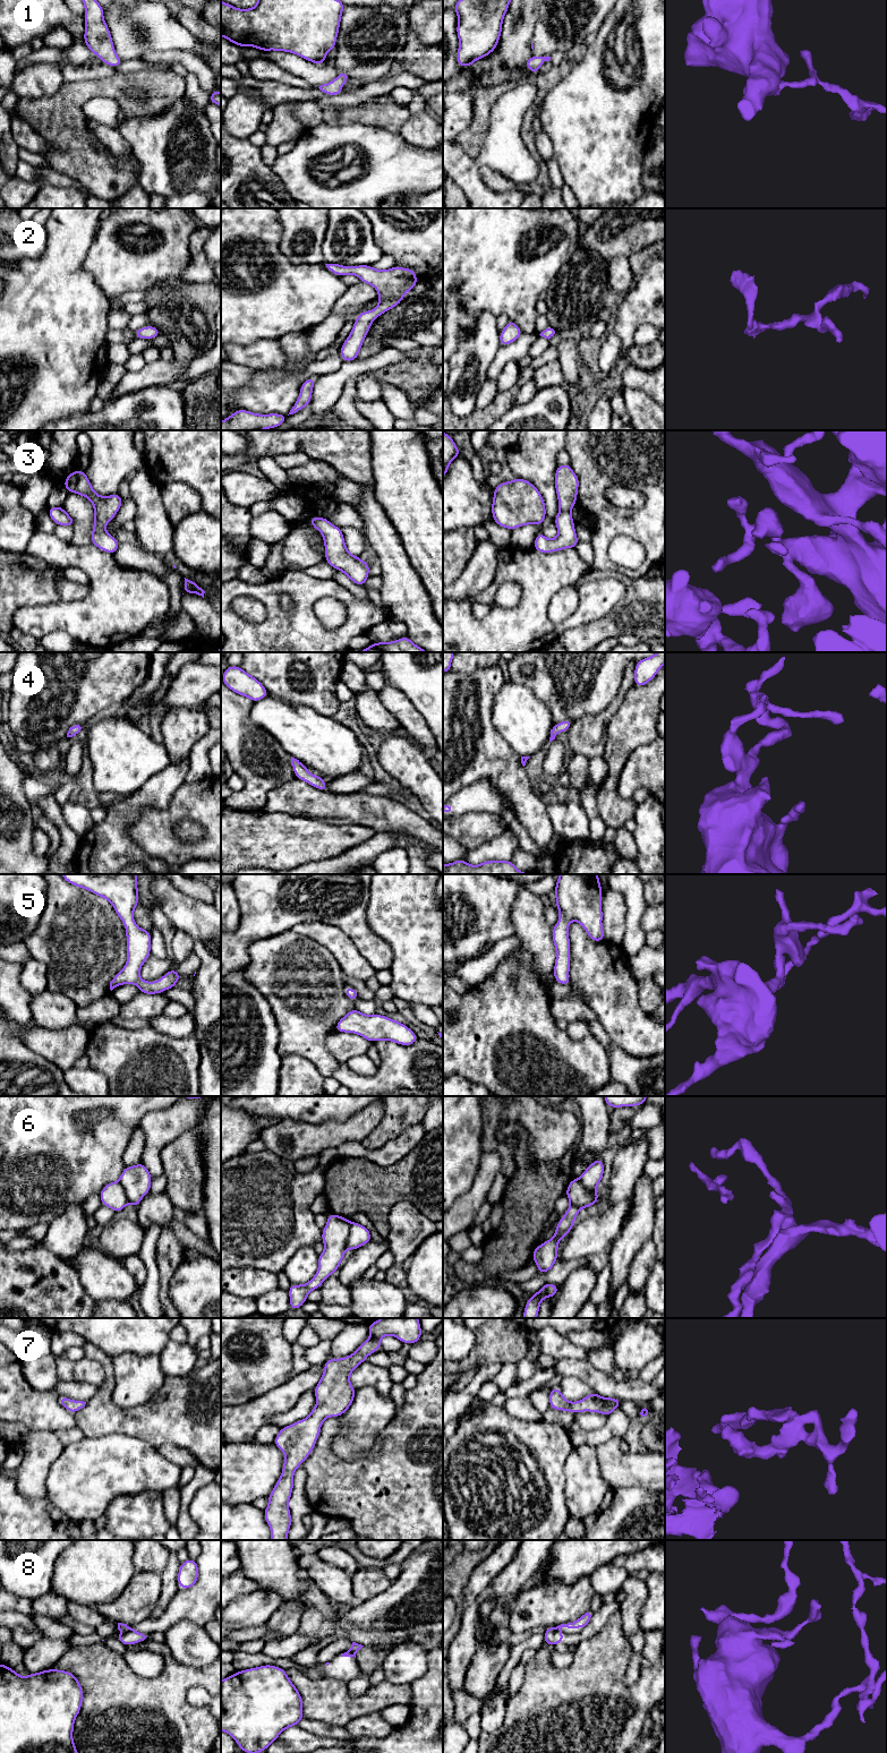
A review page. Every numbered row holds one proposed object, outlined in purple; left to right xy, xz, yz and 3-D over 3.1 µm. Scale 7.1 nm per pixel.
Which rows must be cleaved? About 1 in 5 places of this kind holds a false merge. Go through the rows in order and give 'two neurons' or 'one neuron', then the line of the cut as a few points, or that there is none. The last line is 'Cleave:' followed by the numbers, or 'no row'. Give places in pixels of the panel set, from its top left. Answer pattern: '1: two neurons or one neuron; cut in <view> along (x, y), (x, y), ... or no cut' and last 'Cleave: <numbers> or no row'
1: one neuron; no cut
2: one neuron; no cut
3: one neuron; no cut
4: one neuron; no cut
5: one neuron; no cut
6: two neurons; cut in xz along (350, 1222), (350, 1233), (346, 1248)
7: one neuron; no cut
8: two neurons; cut in xy along (131, 1627), (126, 1632)
Cleave: 6, 8

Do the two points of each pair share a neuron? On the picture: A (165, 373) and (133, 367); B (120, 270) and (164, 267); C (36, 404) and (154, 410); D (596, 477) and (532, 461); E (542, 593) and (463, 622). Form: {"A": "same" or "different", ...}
{"A": "different", "B": "same", "C": "different", "D": "different", "E": "same"}

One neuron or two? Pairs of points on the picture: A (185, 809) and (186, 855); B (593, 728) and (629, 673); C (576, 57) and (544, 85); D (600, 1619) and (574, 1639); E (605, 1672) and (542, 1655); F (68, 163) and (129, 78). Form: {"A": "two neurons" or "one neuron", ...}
{"A": "one neuron", "B": "one neuron", "C": "one neuron", "D": "one neuron", "E": "one neuron", "F": "one neuron"}

